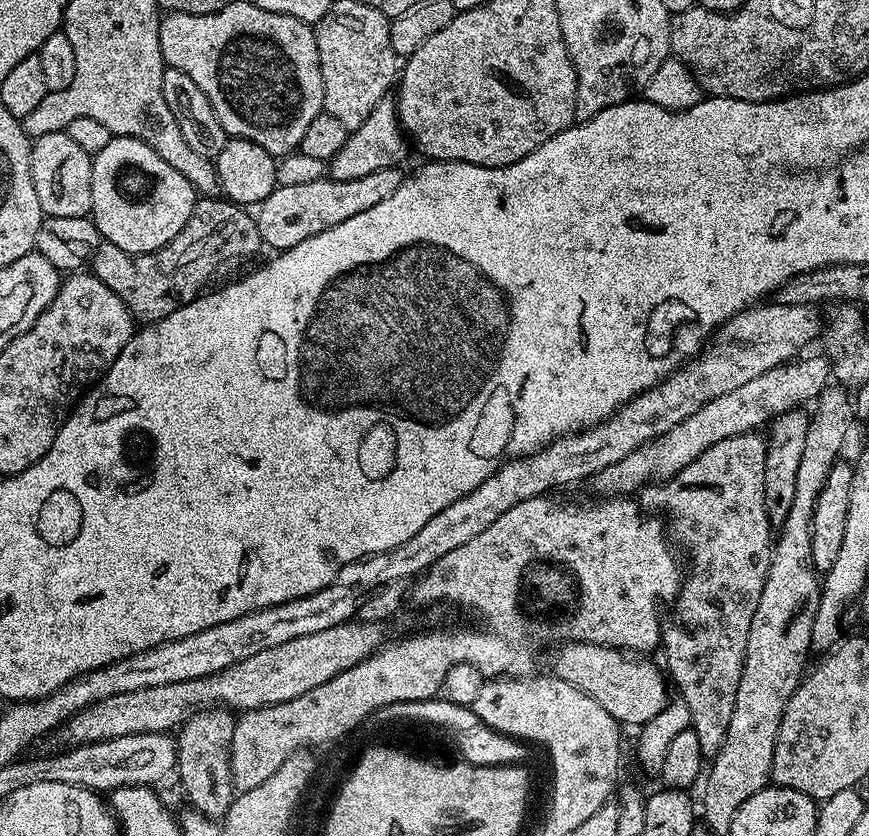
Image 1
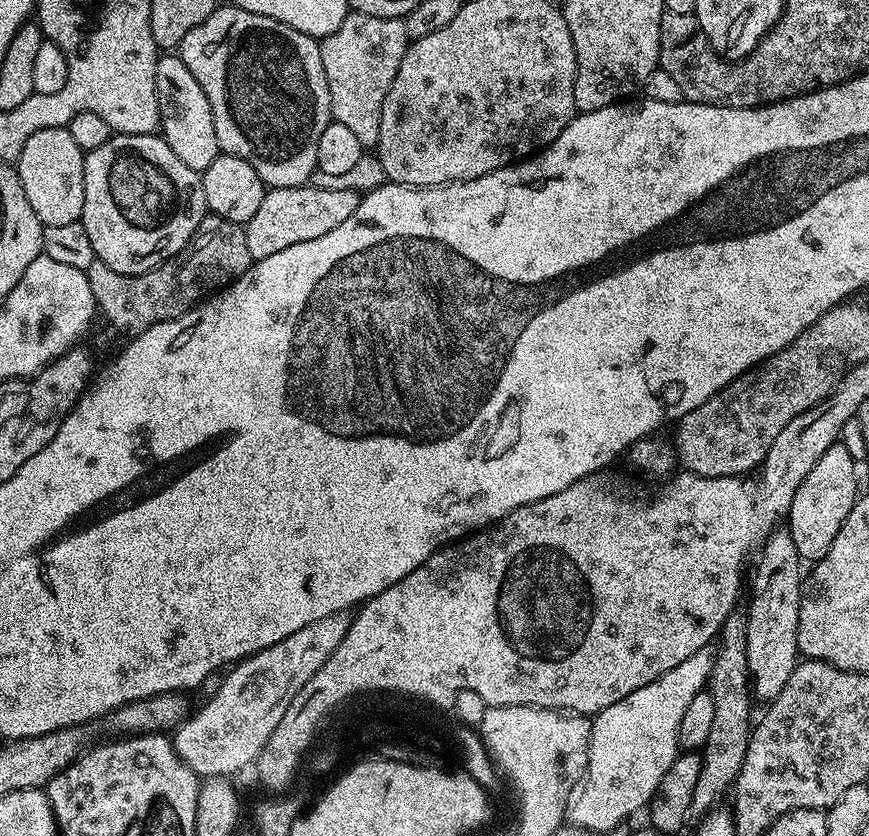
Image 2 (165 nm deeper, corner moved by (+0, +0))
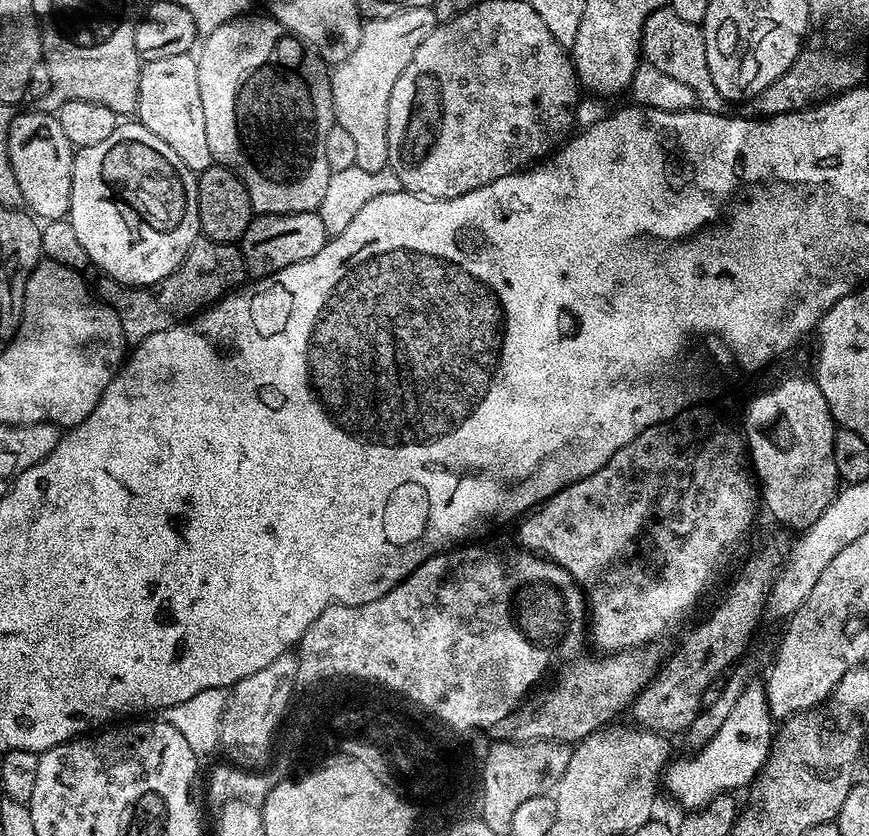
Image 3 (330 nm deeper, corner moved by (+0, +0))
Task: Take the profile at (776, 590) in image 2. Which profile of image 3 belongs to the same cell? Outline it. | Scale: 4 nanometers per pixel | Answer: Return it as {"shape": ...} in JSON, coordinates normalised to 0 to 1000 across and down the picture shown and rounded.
{"shape":[[[867,816],[854,825],[845,849],[810,895],[802,895],[784,909],[774,908],[764,920],[762,943],[770,947],[787,969],[812,964],[824,952],[846,949],[846,943],[860,944],[875,927],[891,889],[891,862],[884,848],[879,818]]]}

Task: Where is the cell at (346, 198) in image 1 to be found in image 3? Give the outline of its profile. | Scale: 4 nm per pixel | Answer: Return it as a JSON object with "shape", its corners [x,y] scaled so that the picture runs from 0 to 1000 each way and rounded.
{"shape":[[[367,252],[362,254],[335,254],[334,256],[320,256],[319,258],[296,257],[285,267],[285,274],[274,288],[276,301],[281,305],[281,318],[291,331],[310,330],[329,318],[338,318],[338,313],[352,313],[352,309],[361,309],[371,294],[375,294],[379,286],[375,270],[371,268]]]}

